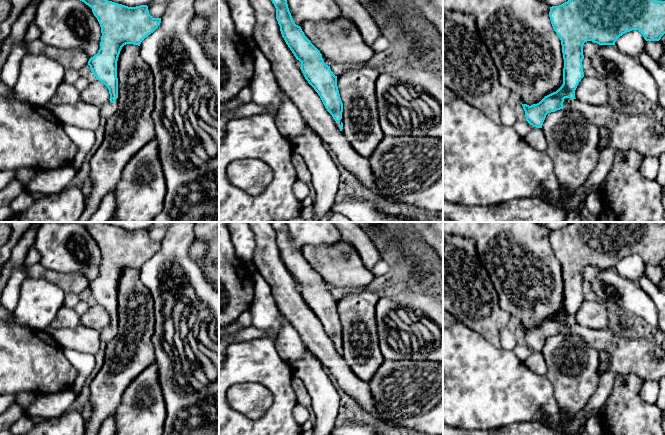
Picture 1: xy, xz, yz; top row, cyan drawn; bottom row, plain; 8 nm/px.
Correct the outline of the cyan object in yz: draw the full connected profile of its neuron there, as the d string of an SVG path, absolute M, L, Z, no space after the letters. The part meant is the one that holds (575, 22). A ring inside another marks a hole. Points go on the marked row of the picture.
M568 0L550 7L549 17L554 31L561 40L564 59L563 84L556 91L545 96L539 103L531 106L522 104L526 121L536 128L542 128L546 115L560 109L575 110L586 116L597 127L610 131L608 146L600 152L597 166L586 182L573 196L580 197L591 187L601 184L612 168L617 151L633 149L642 156L658 158L665 152L665 122L661 123L646 114L628 115L615 110L610 105L591 105L575 98L575 90L584 77L582 61L583 45L592 41L599 45L615 45L617 39L632 30L638 30L646 41L659 41L665 34L665 1L658 0Z

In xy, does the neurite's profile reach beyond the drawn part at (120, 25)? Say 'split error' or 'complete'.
split error

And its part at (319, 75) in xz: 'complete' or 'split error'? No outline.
split error

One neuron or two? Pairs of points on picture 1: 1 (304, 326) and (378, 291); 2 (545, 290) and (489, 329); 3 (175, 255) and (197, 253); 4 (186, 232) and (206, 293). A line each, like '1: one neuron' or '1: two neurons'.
1: two neurons
2: two neurons
3: two neurons
4: one neuron

